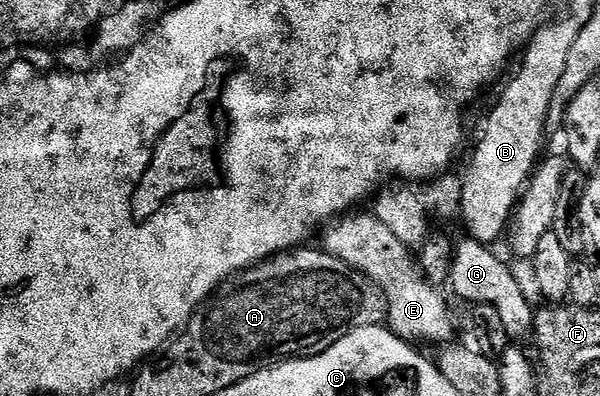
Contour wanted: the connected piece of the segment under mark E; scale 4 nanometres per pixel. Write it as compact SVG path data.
M356 210L353 211L351 214L345 214L329 223L327 227L323 229L322 237L324 236L324 244L322 243L323 251L328 252L334 258L342 258L345 264L348 265L350 268L355 268L356 271L362 273L364 276L369 276L374 283L376 283L381 292L384 294L385 300L388 302L388 314L386 317L386 324L387 327L391 328L393 332L396 333L397 336L401 336L402 339L409 341L409 342L417 342L416 340L425 340L428 344L436 344L435 346L444 346L449 343L448 340L452 336L452 316L448 313L448 304L446 301L440 297L441 289L439 287L433 286L428 283L425 275L423 272L420 271L417 261L415 259L412 260L410 257L410 249L406 247L405 244L402 242L398 242L398 237L391 232L385 225L377 218L371 211L368 212L360 212L364 210Z

